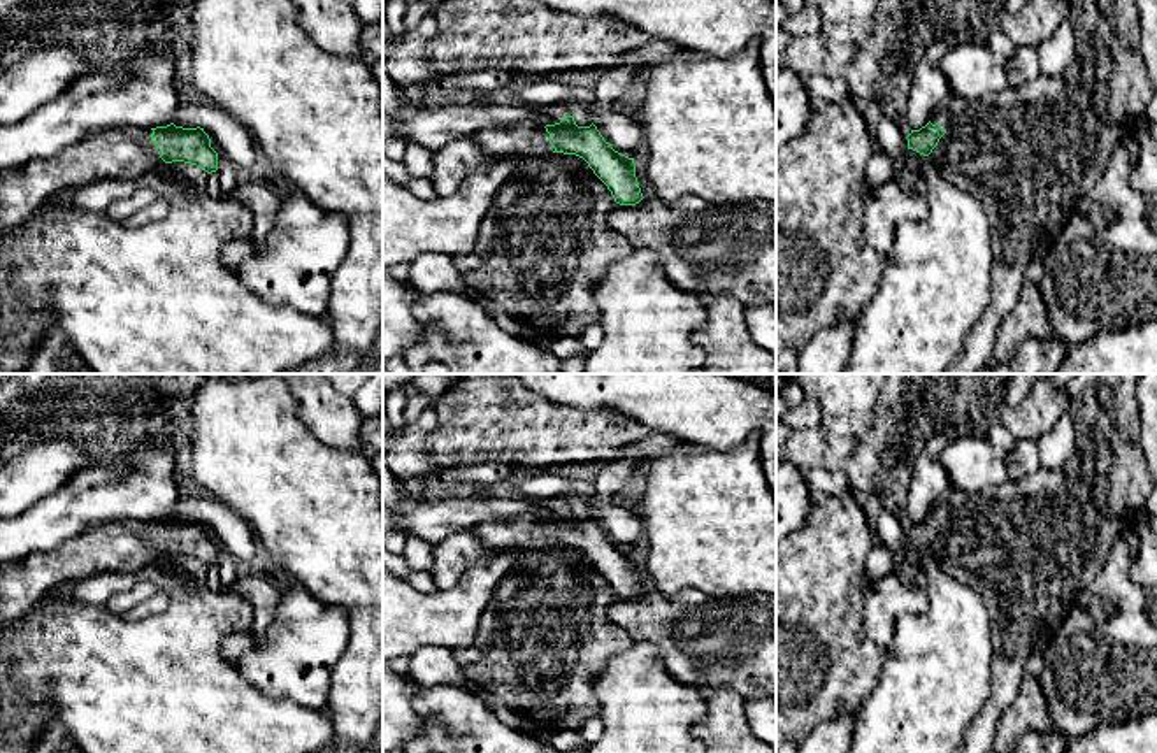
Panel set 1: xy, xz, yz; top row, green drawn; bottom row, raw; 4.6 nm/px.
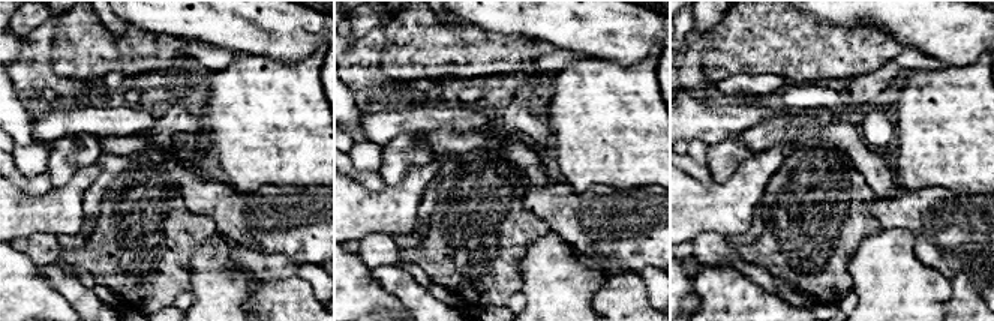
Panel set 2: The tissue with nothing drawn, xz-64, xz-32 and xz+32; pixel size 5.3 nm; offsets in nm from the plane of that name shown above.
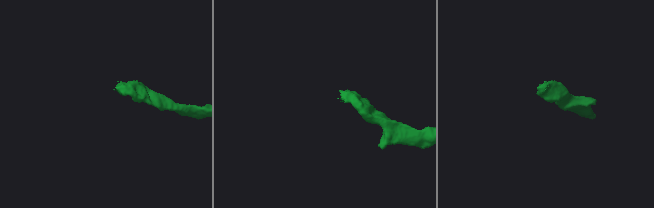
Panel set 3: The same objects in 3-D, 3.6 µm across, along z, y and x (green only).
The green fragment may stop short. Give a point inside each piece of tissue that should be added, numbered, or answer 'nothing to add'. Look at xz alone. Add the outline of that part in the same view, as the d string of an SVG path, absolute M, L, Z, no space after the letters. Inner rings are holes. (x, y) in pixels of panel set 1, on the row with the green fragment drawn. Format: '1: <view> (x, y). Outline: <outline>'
1: xz (524, 141). Outline: M502 125L478 132L471 139L492 158L516 156L523 160L555 151L546 128L535 125Z

